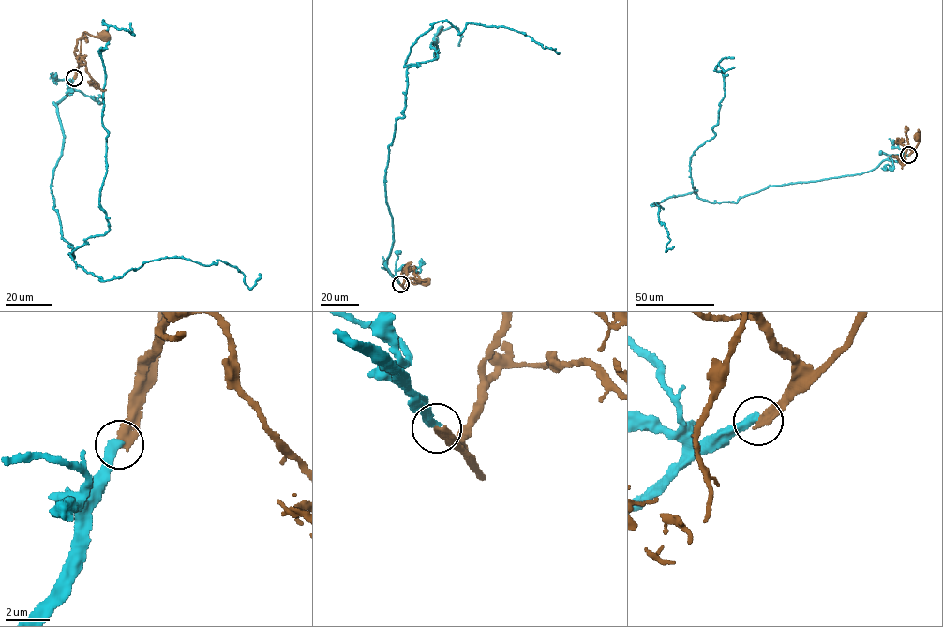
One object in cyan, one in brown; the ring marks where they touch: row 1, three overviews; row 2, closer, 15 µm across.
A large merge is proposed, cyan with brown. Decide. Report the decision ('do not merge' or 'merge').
merge

